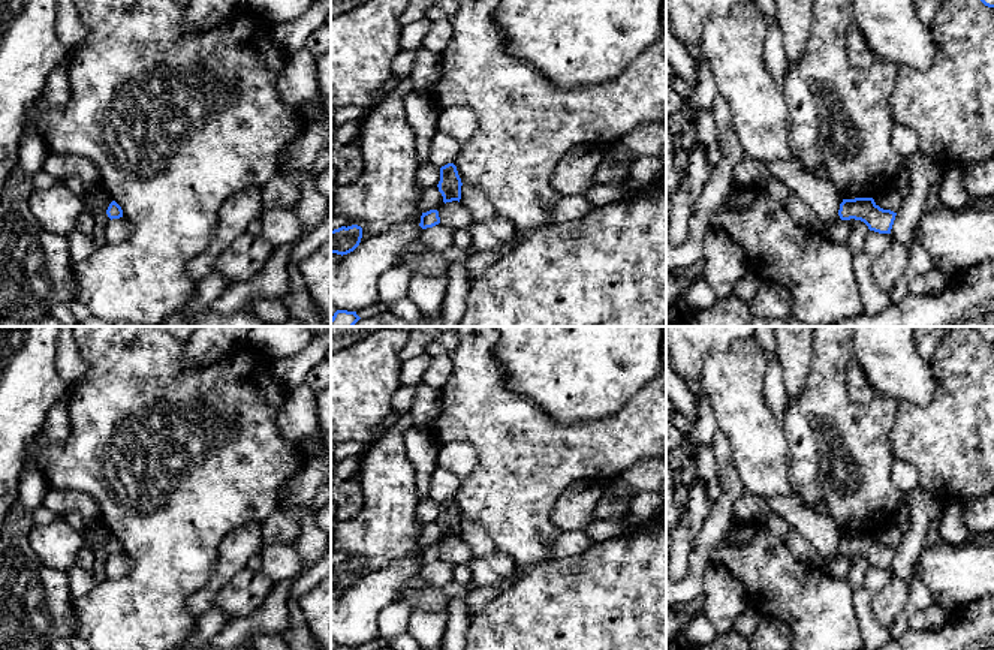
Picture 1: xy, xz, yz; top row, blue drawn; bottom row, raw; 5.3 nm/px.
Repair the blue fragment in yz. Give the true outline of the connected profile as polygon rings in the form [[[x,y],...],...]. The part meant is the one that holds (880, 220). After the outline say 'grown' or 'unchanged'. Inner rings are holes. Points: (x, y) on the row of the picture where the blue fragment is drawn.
[[[873,198],[843,199],[838,216],[841,220],[861,220],[870,231],[891,234],[897,213],[880,208]]]; unchanged

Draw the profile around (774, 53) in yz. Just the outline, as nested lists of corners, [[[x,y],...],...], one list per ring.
[[[775,18],[766,22],[766,39],[763,49],[765,64],[777,84],[783,84],[786,78],[786,51],[783,40],[783,30]]]

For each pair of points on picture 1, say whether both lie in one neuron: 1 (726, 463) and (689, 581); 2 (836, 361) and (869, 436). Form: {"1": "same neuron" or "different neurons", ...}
{"1": "same neuron", "2": "same neuron"}

